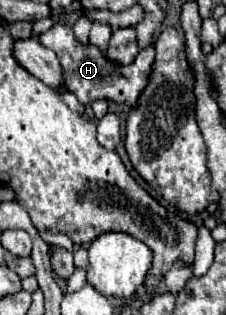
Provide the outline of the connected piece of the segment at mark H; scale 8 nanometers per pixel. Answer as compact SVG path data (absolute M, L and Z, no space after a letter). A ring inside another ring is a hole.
M52 26L48 32L38 36L38 42L56 52L56 56L60 58L60 64L64 68L66 88L70 92L74 92L76 98L84 106L92 104L94 100L114 100L118 104L128 104L134 108L138 104L138 96L146 88L148 78L152 74L154 46L140 50L136 60L130 66L120 66L120 64L112 64L96 46L80 44L68 26Z

